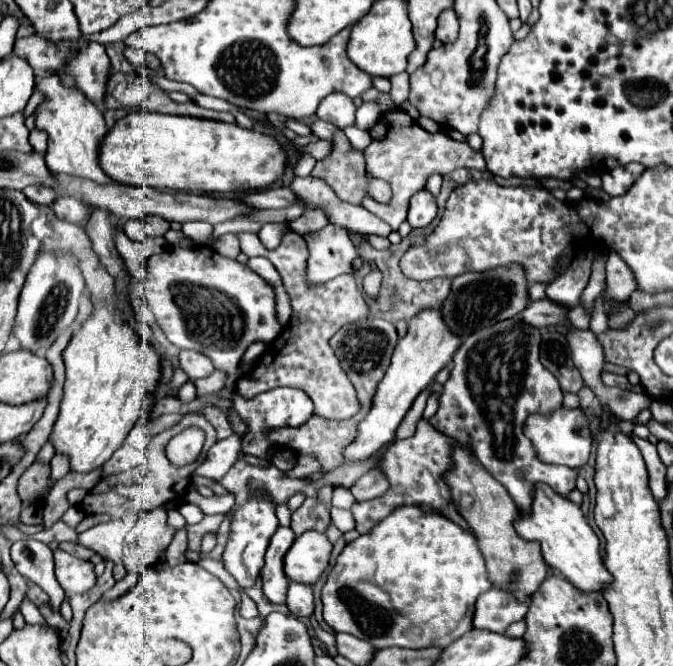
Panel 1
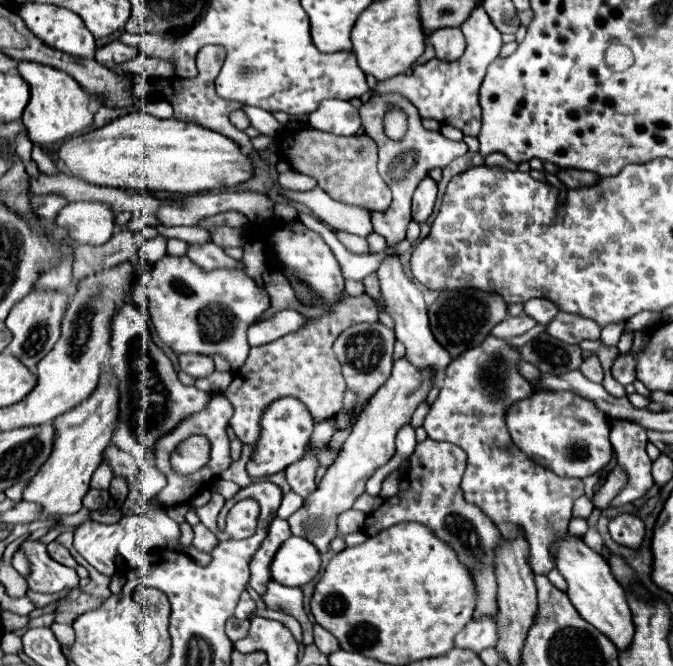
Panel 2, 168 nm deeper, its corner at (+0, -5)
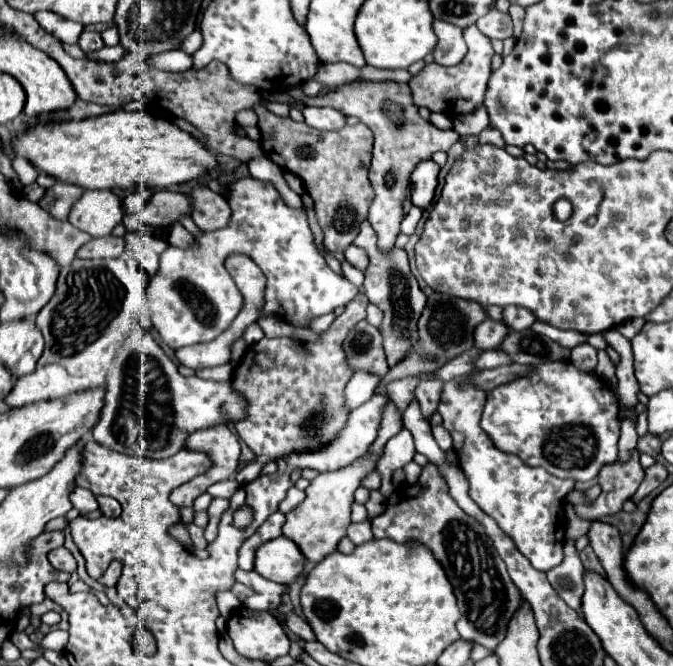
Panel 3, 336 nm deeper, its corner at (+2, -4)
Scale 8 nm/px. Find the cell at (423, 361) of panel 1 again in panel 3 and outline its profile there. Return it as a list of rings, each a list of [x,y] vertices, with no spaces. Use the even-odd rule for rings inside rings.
[[[388,401],[384,415],[382,415],[382,425],[380,425],[378,437],[372,443],[368,455],[356,459],[352,465],[338,469],[334,473],[320,473],[314,481],[310,481],[310,485],[306,489],[306,499],[294,511],[290,511],[286,515],[286,523],[282,527],[282,535],[292,539],[300,547],[306,561],[318,563],[326,555],[336,551],[340,539],[346,535],[346,527],[350,525],[350,505],[354,503],[354,491],[360,487],[362,477],[366,477],[366,473],[376,467],[376,461],[380,459],[386,441],[390,437],[394,437],[400,429],[402,429],[402,417],[396,411],[394,403]]]

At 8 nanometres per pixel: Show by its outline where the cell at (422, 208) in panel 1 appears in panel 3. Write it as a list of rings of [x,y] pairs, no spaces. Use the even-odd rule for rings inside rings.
[[[432,159],[416,165],[416,171],[412,173],[412,203],[414,205],[422,209],[430,205],[438,185],[438,171],[440,167]]]

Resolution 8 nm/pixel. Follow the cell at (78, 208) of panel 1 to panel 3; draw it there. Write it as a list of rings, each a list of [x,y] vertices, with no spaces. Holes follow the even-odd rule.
[[[102,189],[84,191],[84,195],[74,203],[68,221],[92,237],[104,237],[110,235],[124,215],[122,199],[116,193]]]

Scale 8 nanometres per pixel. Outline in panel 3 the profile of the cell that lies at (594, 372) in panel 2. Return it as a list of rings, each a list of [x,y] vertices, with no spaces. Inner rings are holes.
[[[582,343],[582,345],[576,345],[572,351],[570,351],[570,361],[580,369],[580,371],[588,371],[592,373],[596,369],[596,353],[598,349],[588,345],[588,343]]]

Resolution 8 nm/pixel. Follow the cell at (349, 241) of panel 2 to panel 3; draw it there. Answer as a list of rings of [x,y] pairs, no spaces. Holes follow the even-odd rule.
[[[262,105],[254,107],[254,111],[258,113],[258,127],[262,133],[262,151],[276,165],[302,179],[306,193],[314,201],[326,249],[342,253],[356,239],[360,223],[368,217],[368,207],[374,199],[374,191],[368,181],[374,143],[372,131],[362,123],[342,127],[340,131],[318,131],[308,127],[304,121],[298,123],[290,117],[278,117]]]

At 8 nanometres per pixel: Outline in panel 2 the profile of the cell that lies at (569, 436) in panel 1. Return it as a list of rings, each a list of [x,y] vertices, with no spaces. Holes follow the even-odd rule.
[[[534,392],[508,410],[506,424],[514,444],[530,460],[558,476],[586,478],[598,474],[610,462],[612,444],[606,414],[574,392]]]

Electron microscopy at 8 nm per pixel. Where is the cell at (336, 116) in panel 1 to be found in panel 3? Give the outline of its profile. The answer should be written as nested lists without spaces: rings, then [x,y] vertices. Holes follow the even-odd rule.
[[[304,107],[302,109],[304,121],[322,131],[340,131],[344,127],[344,115],[330,107]]]

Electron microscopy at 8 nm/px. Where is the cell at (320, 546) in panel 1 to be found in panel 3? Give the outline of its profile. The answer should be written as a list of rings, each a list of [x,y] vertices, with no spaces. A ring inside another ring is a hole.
[[[276,537],[270,543],[262,543],[254,557],[254,571],[274,583],[292,583],[304,569],[304,555],[290,539]]]

